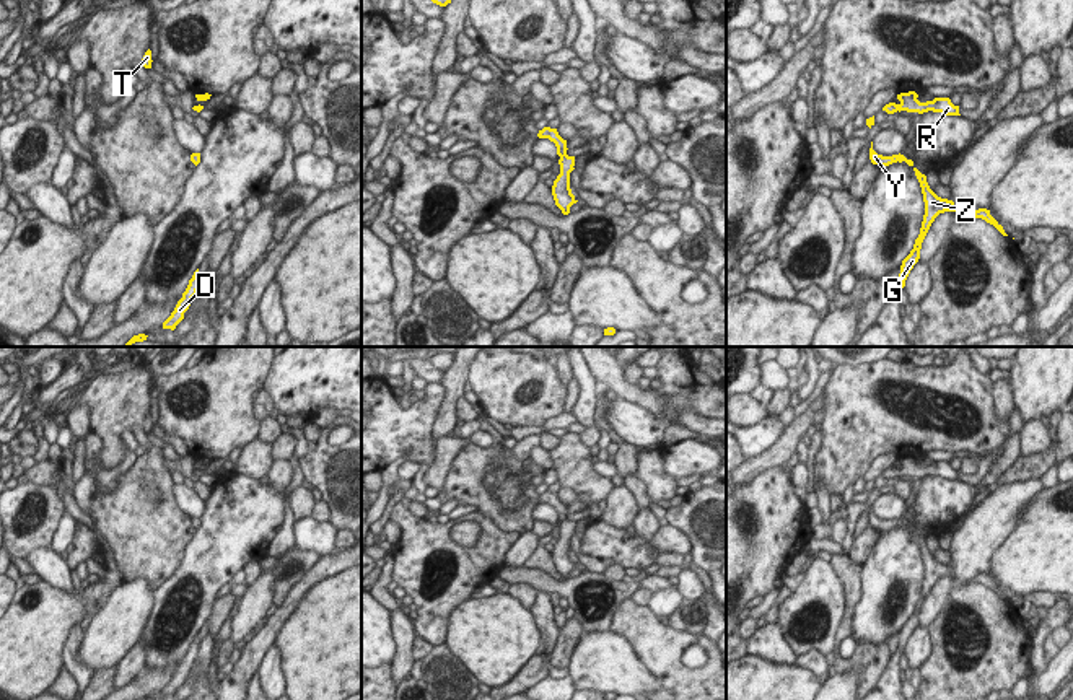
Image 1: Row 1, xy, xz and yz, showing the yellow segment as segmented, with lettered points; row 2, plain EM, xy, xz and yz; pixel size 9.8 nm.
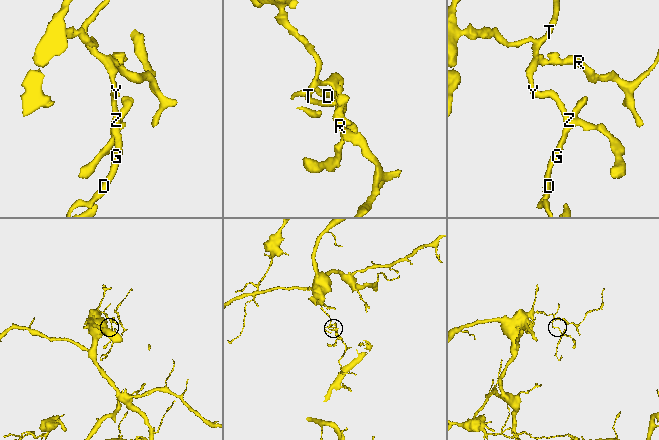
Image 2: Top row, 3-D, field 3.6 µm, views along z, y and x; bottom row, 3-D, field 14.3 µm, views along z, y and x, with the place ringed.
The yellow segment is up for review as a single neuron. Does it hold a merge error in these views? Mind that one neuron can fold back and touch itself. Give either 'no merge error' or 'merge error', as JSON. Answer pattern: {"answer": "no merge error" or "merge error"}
{"answer": "no merge error"}

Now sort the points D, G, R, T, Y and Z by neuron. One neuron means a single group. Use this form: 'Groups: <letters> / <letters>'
Groups: D G R T Y Z

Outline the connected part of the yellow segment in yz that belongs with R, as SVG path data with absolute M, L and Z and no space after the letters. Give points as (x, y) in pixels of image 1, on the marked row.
M915 91L897 94L899 104L889 103L882 107L887 114L907 111L907 112L941 112L944 116L961 116L959 106L954 106L949 98L935 98L933 101L920 103L918 94Z

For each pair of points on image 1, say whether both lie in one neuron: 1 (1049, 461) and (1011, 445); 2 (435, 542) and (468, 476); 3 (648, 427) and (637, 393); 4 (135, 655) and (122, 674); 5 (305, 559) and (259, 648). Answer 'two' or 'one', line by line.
1: two
2: two
3: two
4: one
5: two

